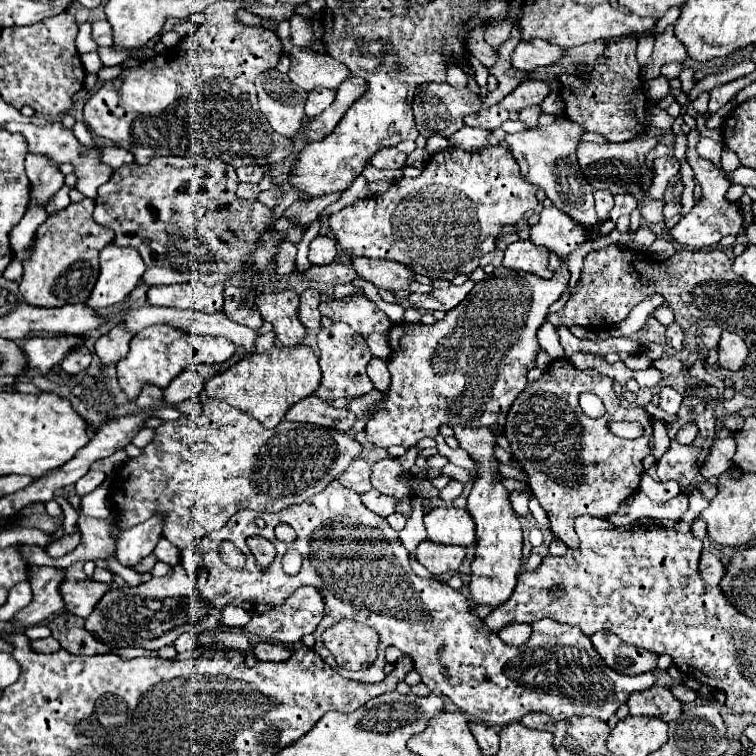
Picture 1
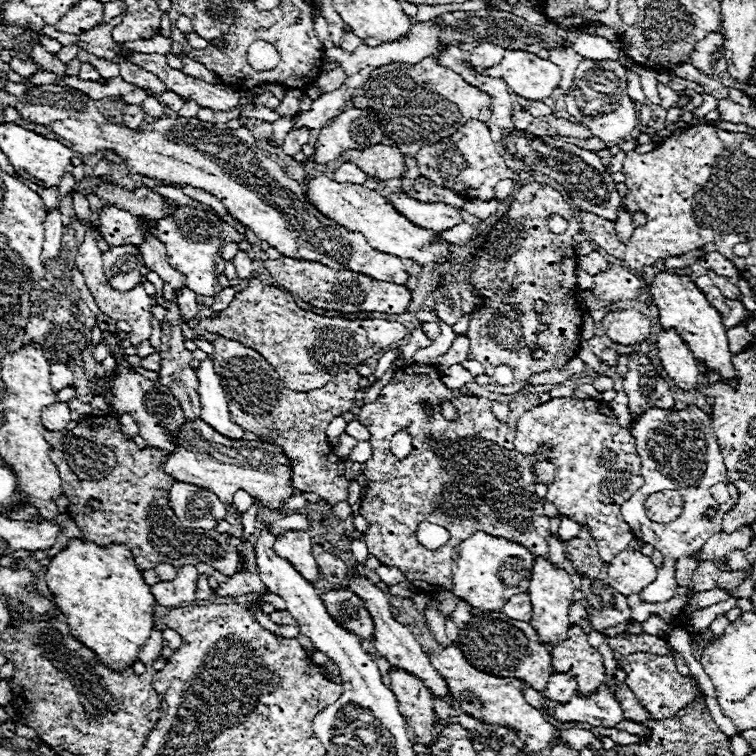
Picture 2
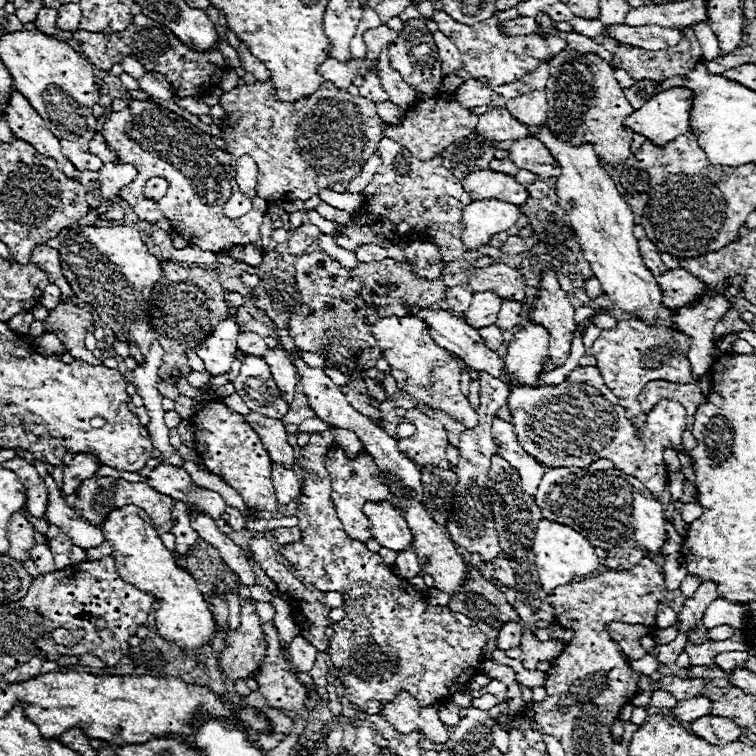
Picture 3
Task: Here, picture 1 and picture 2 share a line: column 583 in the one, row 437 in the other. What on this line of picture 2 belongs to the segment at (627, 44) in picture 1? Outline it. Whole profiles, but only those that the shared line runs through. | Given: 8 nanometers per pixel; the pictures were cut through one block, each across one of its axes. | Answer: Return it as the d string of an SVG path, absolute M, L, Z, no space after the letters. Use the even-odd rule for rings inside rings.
M86 416L84 420L78 422L78 426L72 432L74 436L84 438L88 442L108 446L116 456L116 464L106 478L88 482L80 480L72 472L62 451L50 449L50 458L56 464L64 484L64 496L70 500L68 514L88 540L98 542L100 546L108 544L130 546L134 562L138 562L140 570L154 568L160 562L168 562L176 568L204 562L214 566L224 576L232 576L244 568L244 560L240 558L238 548L228 542L232 538L230 532L220 534L216 530L208 530L206 536L188 534L188 530L184 532L182 522L174 516L168 504L168 490L174 484L174 478L160 470L162 462L160 450L156 448L138 450L138 446L120 432L120 424L112 416ZM88 500L98 500L100 508L98 510L88 508Z

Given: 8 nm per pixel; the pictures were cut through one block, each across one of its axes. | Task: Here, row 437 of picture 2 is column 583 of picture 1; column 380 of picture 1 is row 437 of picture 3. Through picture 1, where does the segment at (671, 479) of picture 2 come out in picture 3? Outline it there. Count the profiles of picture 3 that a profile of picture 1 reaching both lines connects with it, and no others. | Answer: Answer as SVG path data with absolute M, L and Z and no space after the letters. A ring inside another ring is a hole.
M578 366L558 386L514 386L506 404L512 410L512 424L520 446L540 464L550 468L586 468L606 458L614 462L616 470L638 478L656 498L666 490L668 468L662 458L662 446L654 440L646 440L642 430L632 428L624 416L624 408L618 406L618 398L604 384L598 368Z

